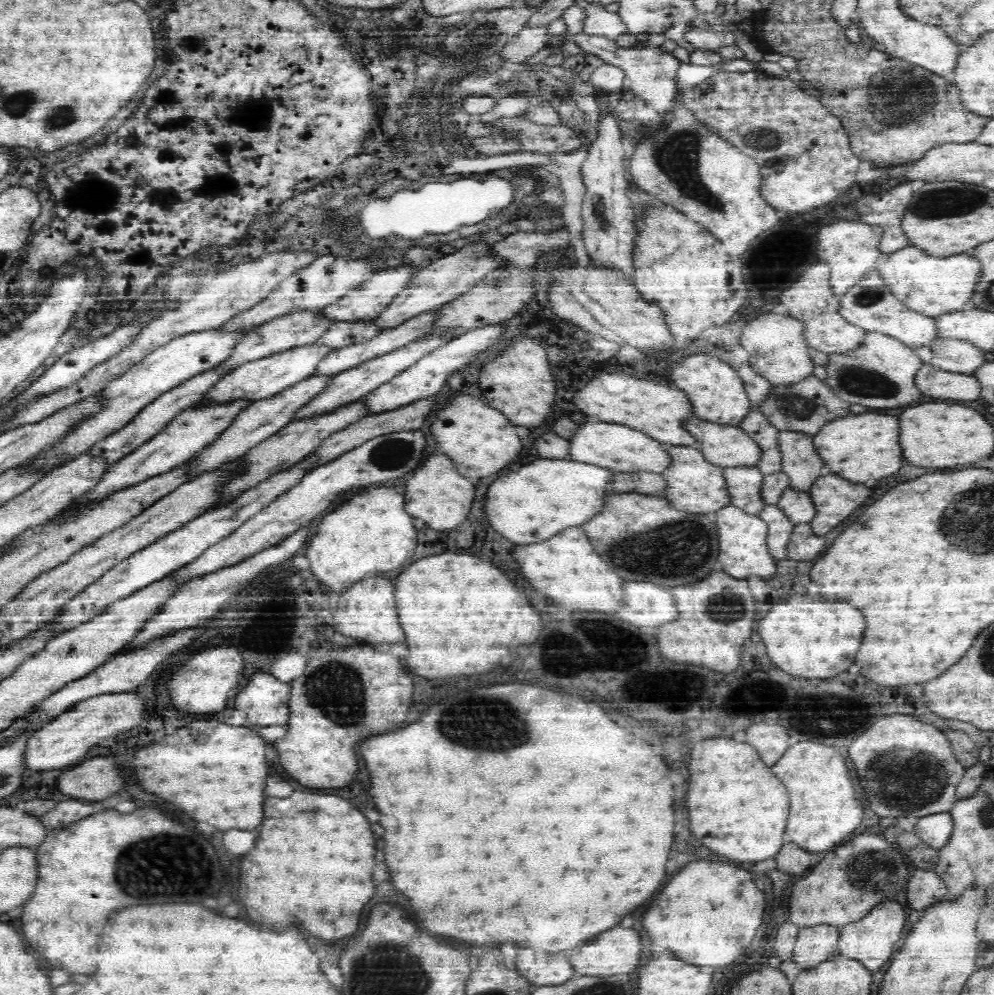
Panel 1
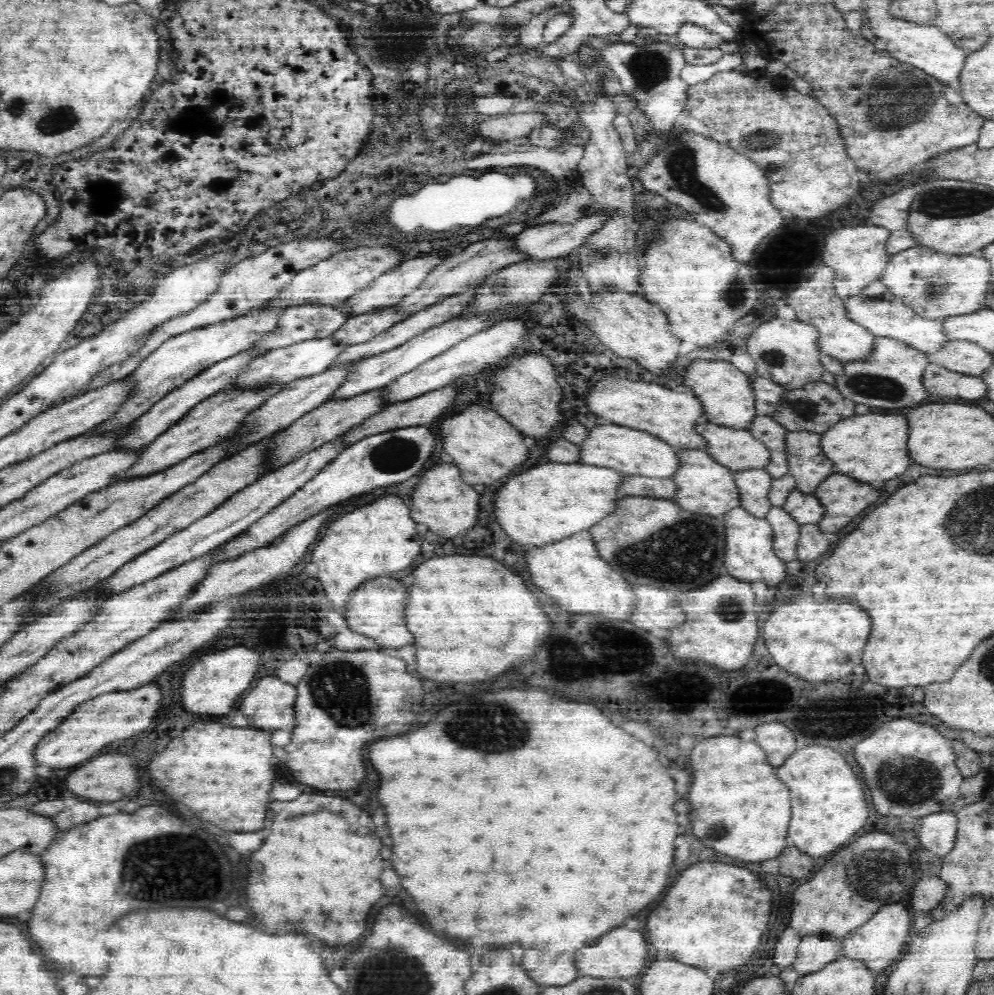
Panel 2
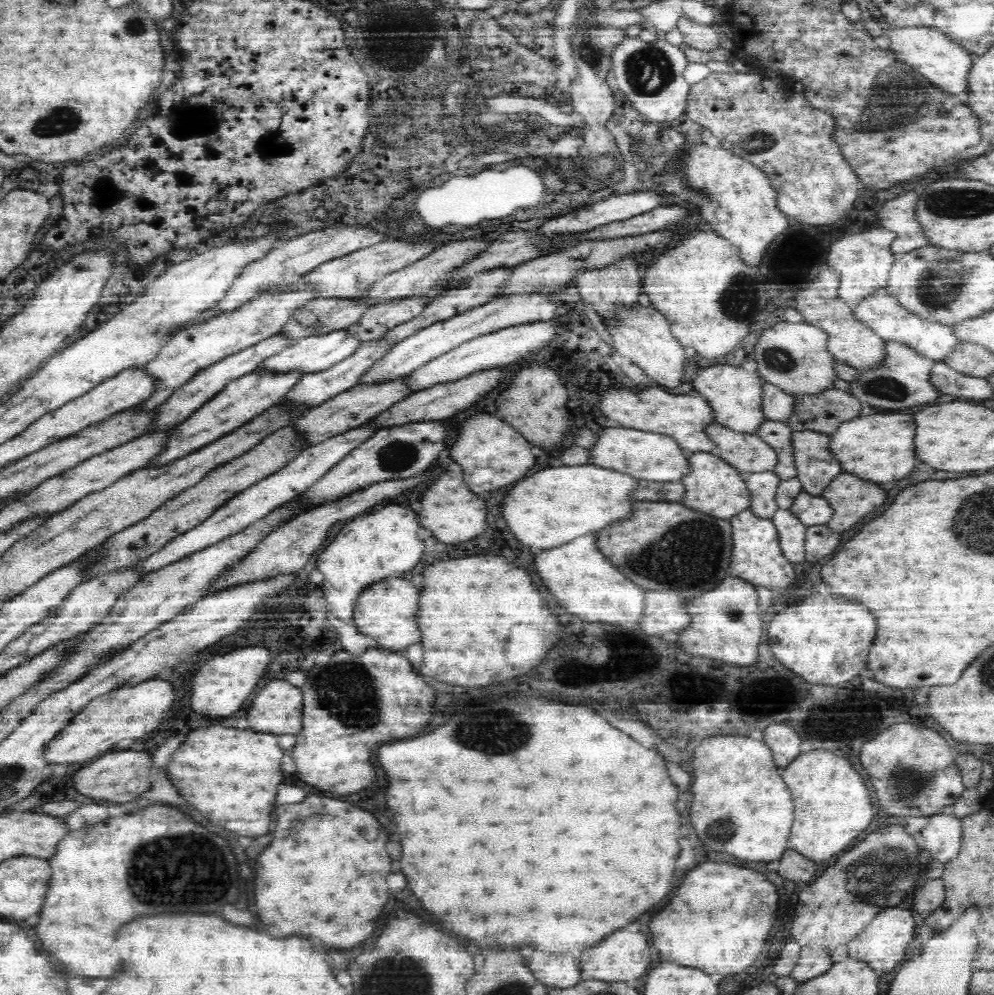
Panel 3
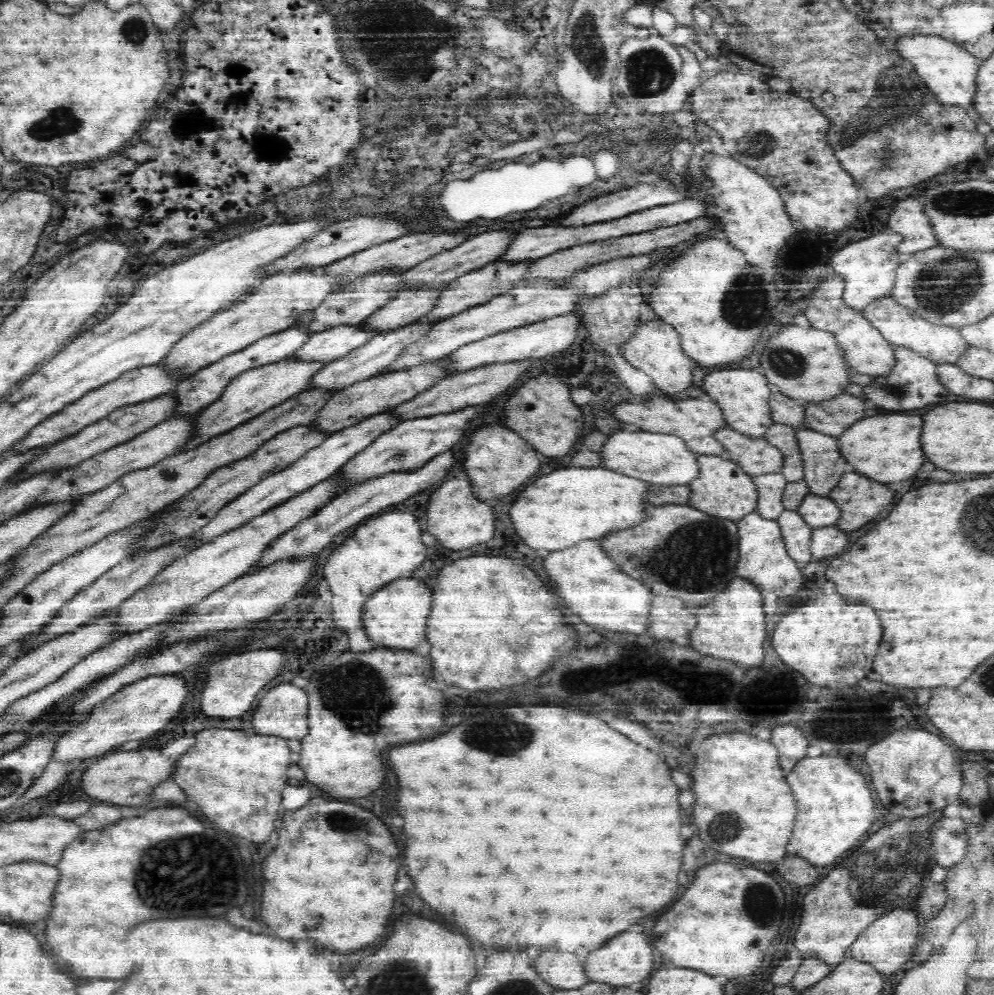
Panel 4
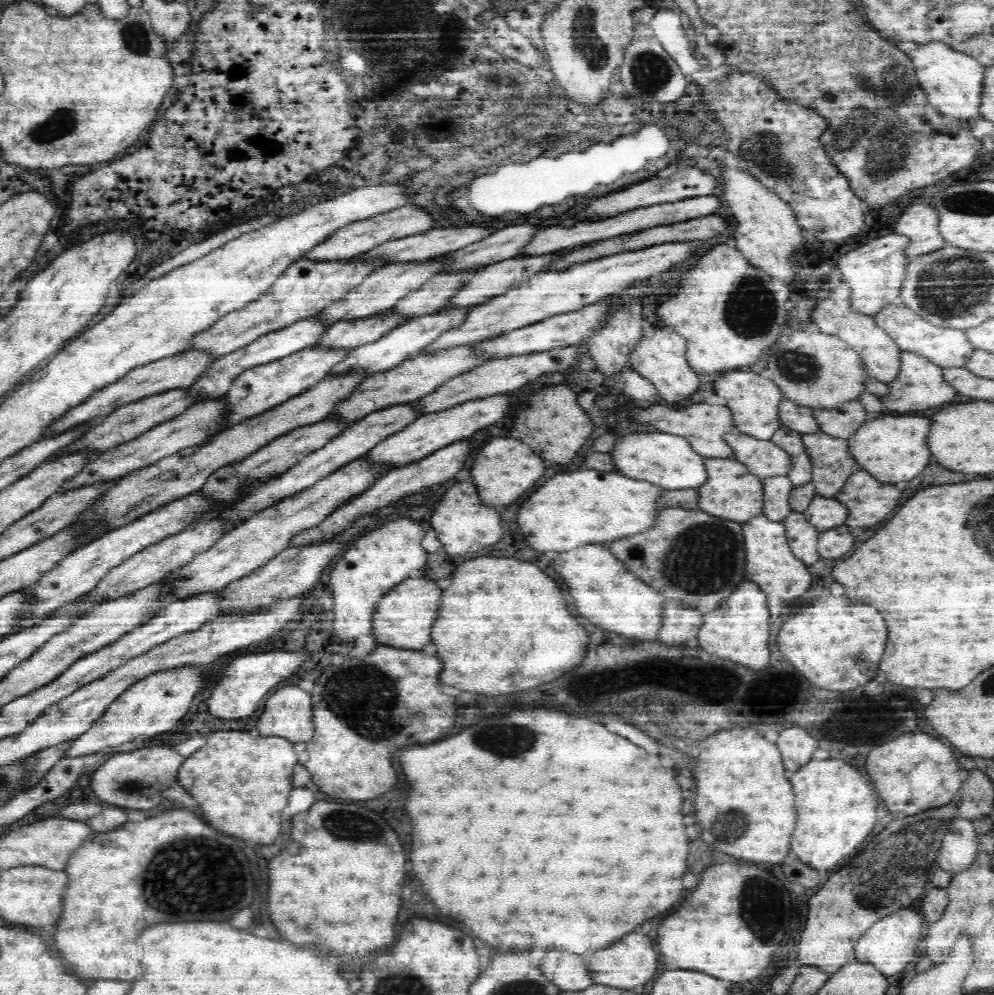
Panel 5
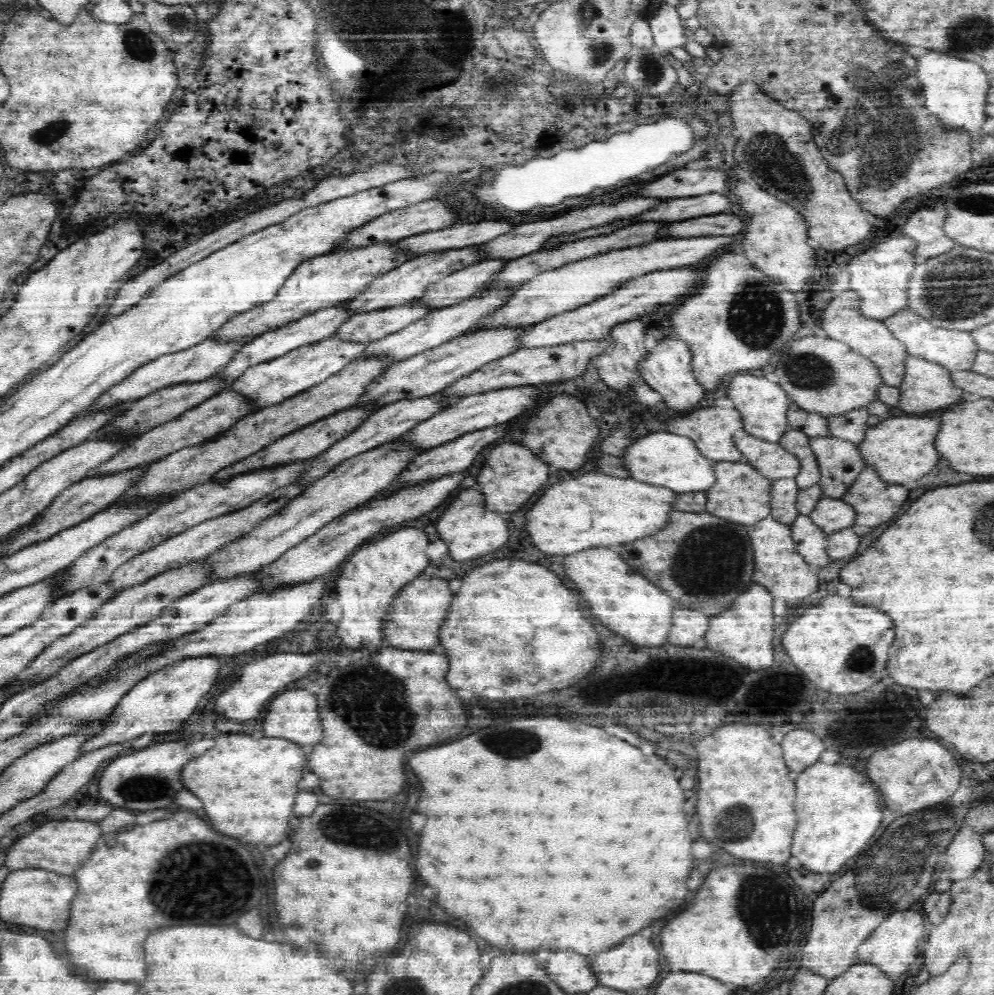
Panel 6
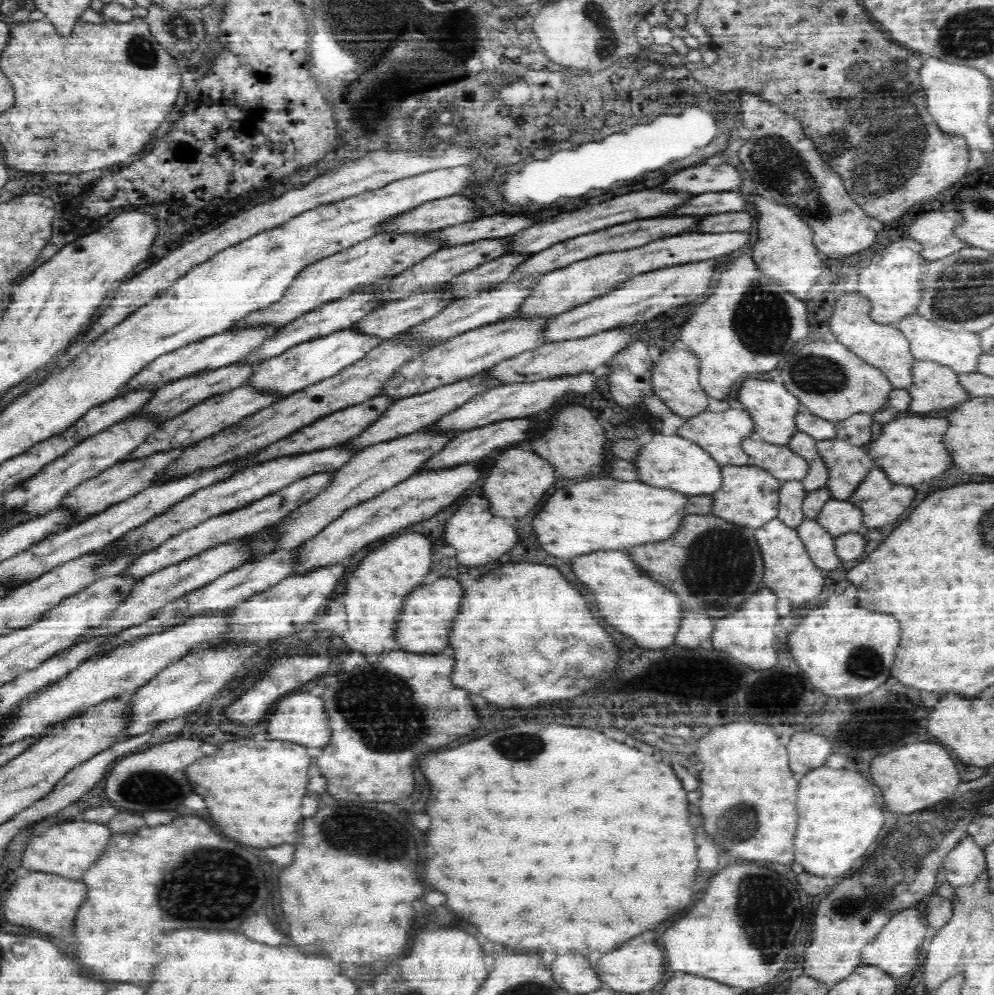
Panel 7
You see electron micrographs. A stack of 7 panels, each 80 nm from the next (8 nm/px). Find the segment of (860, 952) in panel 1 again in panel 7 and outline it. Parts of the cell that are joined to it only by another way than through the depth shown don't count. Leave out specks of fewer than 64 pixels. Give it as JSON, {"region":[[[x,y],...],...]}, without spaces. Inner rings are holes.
{"region":[[[907,908],[903,912],[893,916],[892,920],[883,926],[880,934],[868,942],[861,950],[861,961],[864,965],[872,964],[888,972],[890,976],[904,976],[914,966],[918,966],[918,948],[926,939],[926,928],[924,928],[923,915],[916,908]]]}

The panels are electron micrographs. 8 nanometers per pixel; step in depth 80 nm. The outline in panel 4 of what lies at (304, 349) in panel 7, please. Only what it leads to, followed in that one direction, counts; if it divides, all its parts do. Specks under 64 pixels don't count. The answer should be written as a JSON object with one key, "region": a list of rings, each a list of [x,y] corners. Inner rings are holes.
{"region":[[[283,359],[239,374],[227,384],[224,392],[222,392],[220,398],[216,399],[216,402],[209,403],[192,420],[192,436],[184,444],[178,445],[174,453],[196,449],[197,446],[211,441],[212,438],[219,437],[220,434],[235,429],[238,425],[250,421],[251,418],[270,410],[273,406],[278,406],[288,398],[306,391],[312,376],[325,366],[320,362]]]}

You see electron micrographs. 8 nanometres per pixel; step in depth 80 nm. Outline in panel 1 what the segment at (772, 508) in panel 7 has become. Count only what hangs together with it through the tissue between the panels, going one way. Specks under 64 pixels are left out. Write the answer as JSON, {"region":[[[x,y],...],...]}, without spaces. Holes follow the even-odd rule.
{"region":[[[666,445],[669,456],[669,466],[662,471],[666,479],[666,490],[660,494],[674,509],[691,513],[714,515],[721,507],[732,505],[728,489],[725,488],[722,467],[706,460],[700,448],[689,446]]]}

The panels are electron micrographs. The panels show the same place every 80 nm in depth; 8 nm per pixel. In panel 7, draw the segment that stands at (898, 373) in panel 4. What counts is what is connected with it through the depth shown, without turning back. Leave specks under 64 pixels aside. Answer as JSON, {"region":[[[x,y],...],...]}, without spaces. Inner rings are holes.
{"region":[[[915,360],[912,368],[912,386],[906,388],[912,394],[912,412],[932,412],[958,406],[968,400],[968,392],[958,382],[958,375],[946,366],[933,361]]]}

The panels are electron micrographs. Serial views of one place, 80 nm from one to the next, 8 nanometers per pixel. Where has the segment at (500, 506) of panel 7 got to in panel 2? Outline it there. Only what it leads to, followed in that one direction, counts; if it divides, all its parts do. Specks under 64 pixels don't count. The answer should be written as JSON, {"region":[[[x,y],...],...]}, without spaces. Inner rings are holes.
{"region":[[[476,404],[468,406],[464,414],[460,412],[452,418],[446,418],[440,424],[440,434],[445,456],[460,469],[464,482],[472,482],[472,486],[490,486],[508,474],[514,474],[514,470],[528,458],[528,448],[518,429],[495,410],[486,410]]]}

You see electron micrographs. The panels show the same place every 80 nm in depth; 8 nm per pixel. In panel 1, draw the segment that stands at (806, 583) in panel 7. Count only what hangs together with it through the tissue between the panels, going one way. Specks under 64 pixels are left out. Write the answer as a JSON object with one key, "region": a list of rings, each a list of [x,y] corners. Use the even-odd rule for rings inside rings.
{"region":[[[734,505],[721,507],[720,510],[716,510],[713,516],[714,520],[716,520],[717,544],[720,545],[717,557],[721,569],[736,579],[759,576],[760,579],[771,583],[772,576],[776,574],[776,560],[772,558],[772,555],[768,554],[768,547],[765,544],[765,539],[768,538],[768,525],[759,516],[746,514],[742,509]]]}

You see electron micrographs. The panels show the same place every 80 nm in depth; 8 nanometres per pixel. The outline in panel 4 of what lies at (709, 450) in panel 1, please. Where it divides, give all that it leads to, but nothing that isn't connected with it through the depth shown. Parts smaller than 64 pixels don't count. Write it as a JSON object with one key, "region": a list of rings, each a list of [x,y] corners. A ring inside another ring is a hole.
{"region":[[[728,426],[716,430],[713,437],[720,442],[725,457],[740,465],[751,477],[780,473],[784,457],[780,449],[772,446],[765,438],[748,437]]]}

